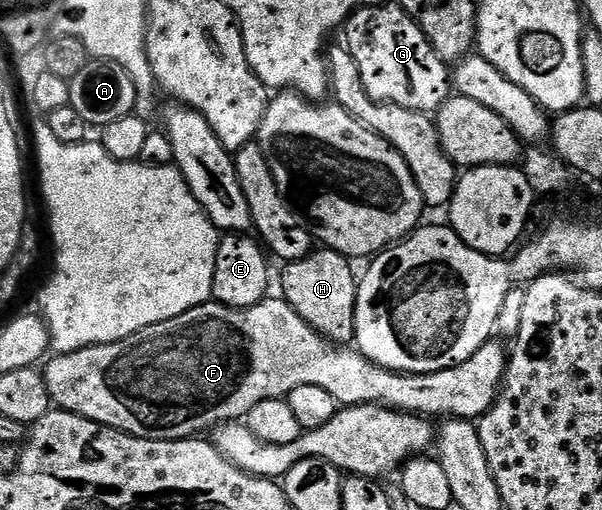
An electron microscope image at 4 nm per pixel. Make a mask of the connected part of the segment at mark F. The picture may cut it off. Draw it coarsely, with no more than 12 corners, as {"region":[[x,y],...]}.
{"region":[[284,298],[207,302],[45,361],[61,411],[145,440],[320,386],[477,421],[507,349],[393,372]]}

